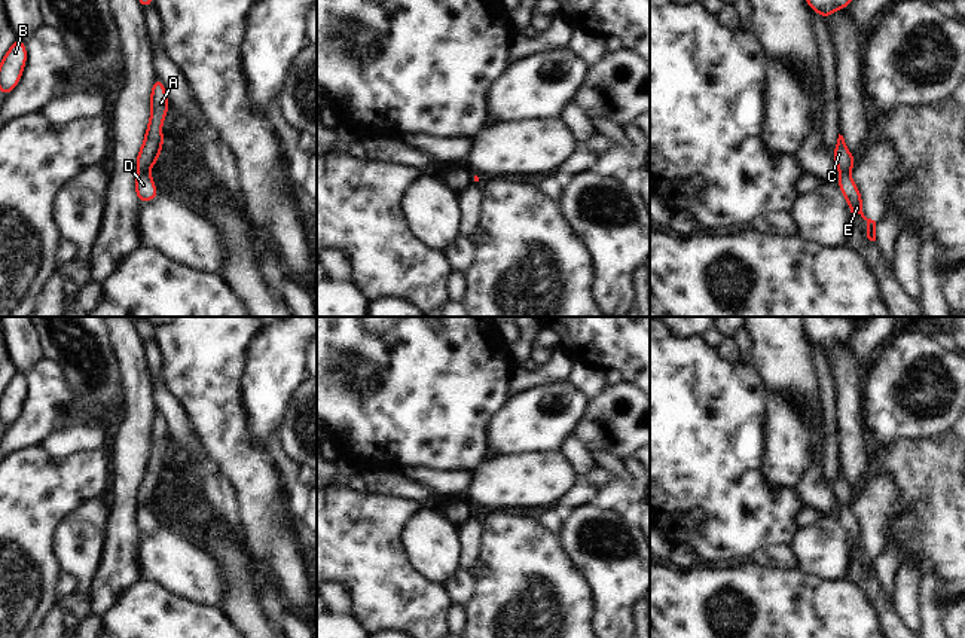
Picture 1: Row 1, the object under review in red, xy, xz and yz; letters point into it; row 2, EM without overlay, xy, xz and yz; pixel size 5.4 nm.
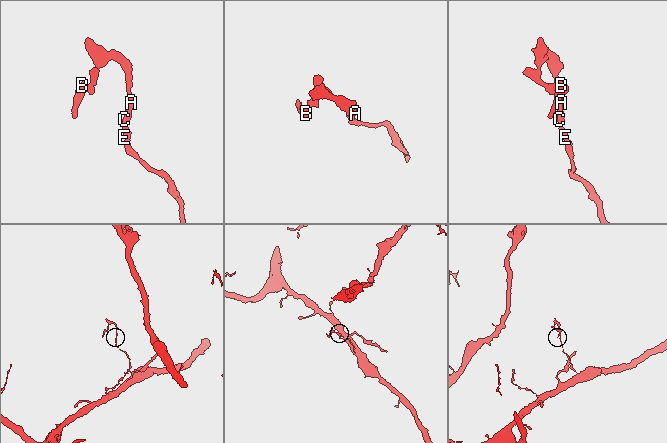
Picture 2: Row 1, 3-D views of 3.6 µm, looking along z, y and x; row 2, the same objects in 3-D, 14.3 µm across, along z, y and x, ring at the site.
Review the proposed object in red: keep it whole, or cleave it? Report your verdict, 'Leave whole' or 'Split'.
Leave whole

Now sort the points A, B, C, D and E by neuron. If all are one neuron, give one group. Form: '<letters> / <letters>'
A B C D E

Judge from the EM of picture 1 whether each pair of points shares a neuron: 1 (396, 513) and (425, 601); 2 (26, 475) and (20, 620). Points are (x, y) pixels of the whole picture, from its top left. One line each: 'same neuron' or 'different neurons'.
1: same neuron
2: same neuron

